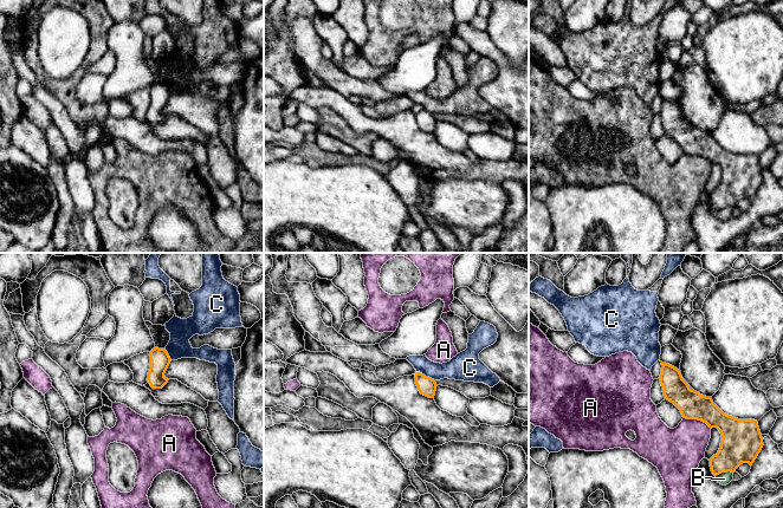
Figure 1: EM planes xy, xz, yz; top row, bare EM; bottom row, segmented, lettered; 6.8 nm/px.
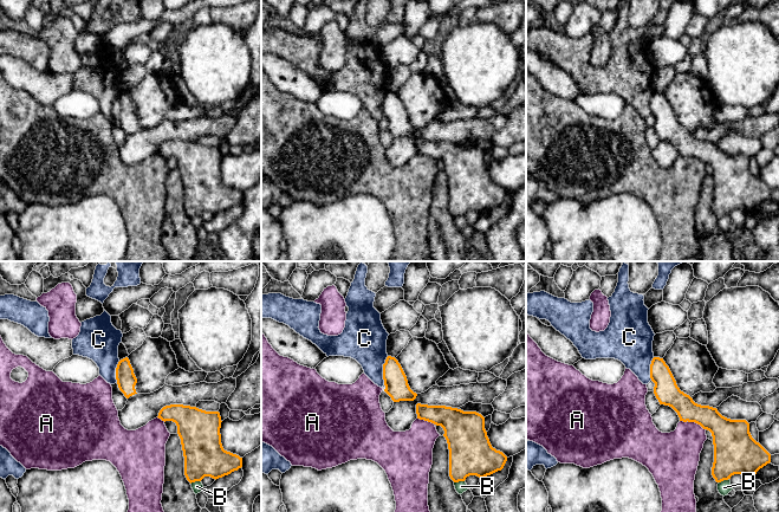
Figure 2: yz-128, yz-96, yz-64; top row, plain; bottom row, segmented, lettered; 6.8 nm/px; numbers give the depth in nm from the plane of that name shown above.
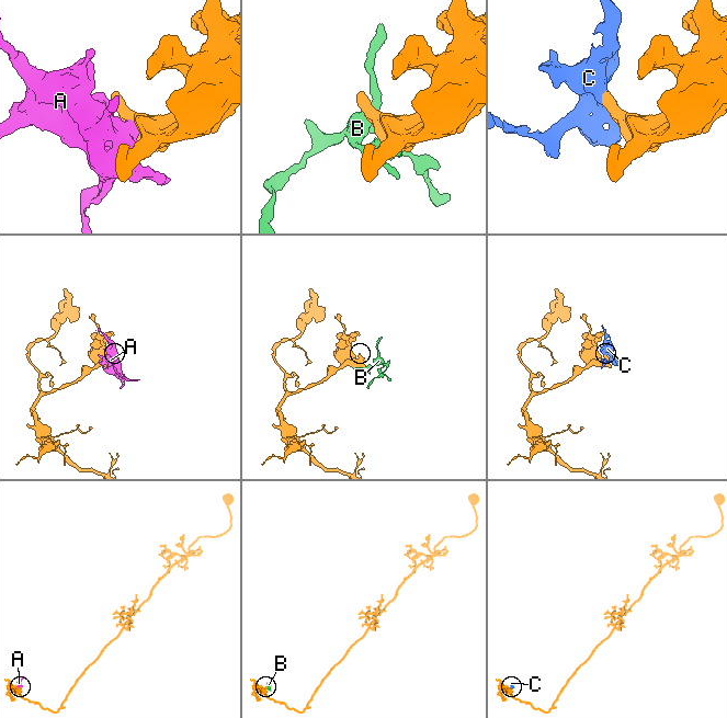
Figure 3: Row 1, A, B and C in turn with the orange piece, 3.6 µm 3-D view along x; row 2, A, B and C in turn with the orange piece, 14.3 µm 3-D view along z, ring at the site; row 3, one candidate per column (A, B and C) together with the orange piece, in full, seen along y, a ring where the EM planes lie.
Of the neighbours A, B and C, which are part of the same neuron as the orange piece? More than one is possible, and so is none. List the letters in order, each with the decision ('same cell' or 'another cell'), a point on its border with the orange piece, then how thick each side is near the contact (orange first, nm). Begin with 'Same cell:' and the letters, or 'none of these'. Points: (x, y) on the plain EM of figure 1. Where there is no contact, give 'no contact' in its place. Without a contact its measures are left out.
Same cell: none of these
A: another cell | yz (698, 155) | 190/320 nm
B: another cell | yz (724, 207) | 280/90 nm
C: another cell | xz (425, 111) | 130/180 nm

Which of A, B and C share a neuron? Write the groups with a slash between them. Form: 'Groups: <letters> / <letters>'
Groups: A / B / C

